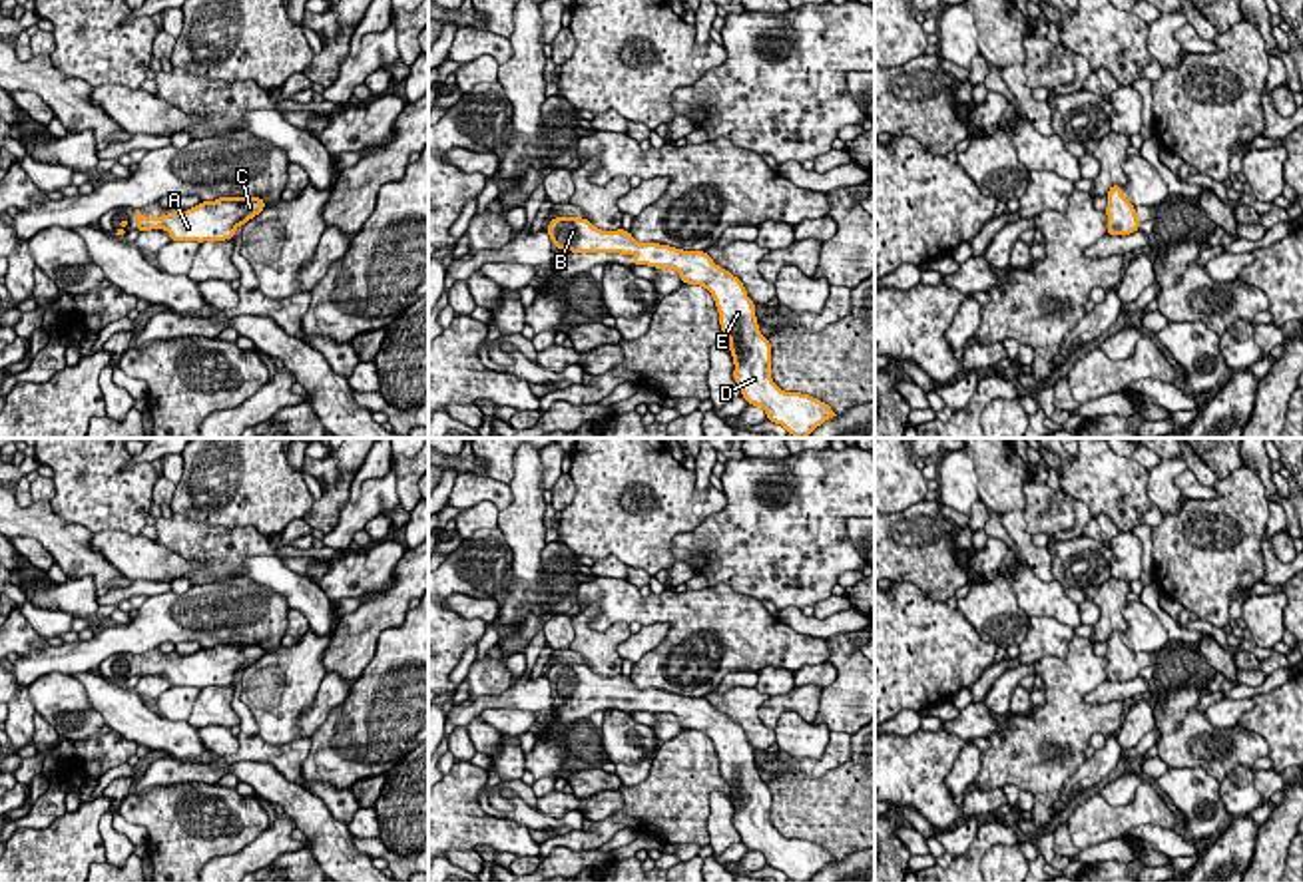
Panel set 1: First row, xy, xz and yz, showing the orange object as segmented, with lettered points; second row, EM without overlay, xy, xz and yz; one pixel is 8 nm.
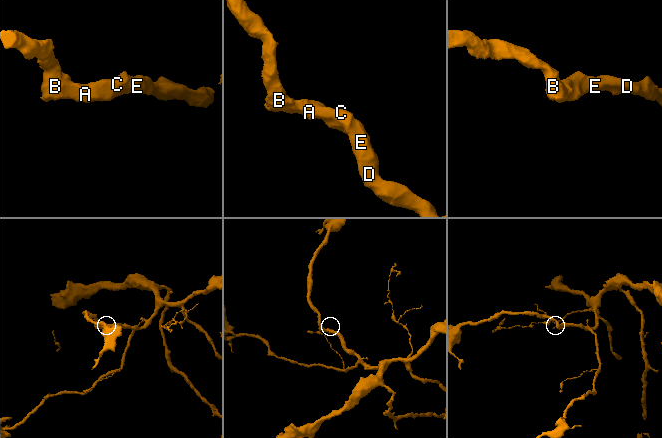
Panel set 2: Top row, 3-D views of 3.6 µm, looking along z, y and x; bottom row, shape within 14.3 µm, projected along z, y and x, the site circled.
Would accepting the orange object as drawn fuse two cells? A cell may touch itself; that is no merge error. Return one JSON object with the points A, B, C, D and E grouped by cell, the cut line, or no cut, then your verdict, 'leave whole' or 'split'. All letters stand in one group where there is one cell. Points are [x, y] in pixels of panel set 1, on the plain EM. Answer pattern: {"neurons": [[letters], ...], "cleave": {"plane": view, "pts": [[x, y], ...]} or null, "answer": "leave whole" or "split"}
{"neurons": [["A", "B", "C", "D", "E"]], "cleave": null, "answer": "leave whole"}

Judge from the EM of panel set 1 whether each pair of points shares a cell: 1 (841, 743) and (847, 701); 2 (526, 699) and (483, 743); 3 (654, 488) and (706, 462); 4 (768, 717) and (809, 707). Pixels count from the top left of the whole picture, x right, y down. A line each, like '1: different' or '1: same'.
1: different
2: different
3: different
4: same

